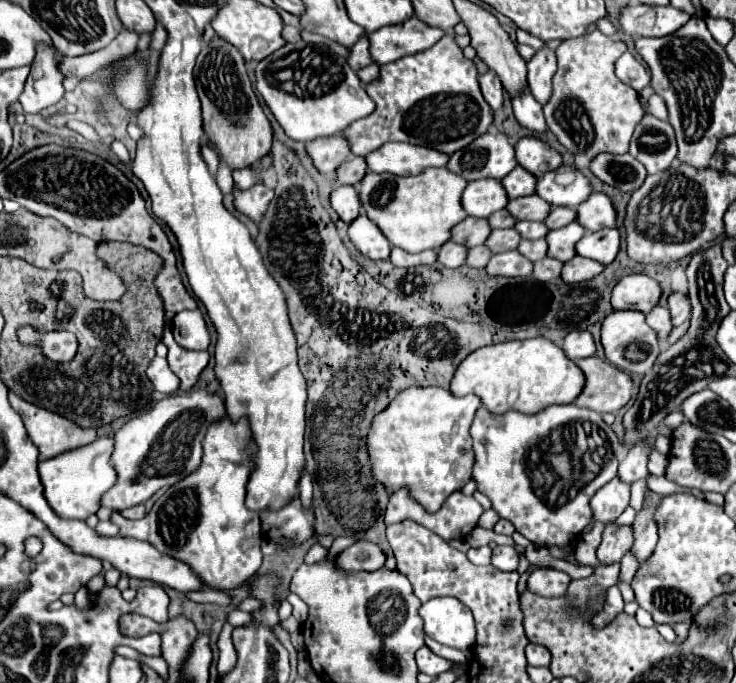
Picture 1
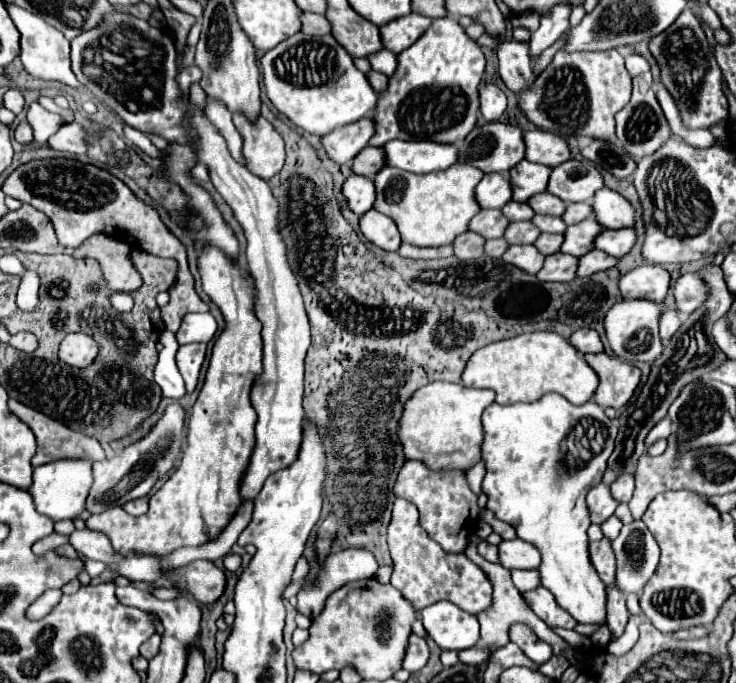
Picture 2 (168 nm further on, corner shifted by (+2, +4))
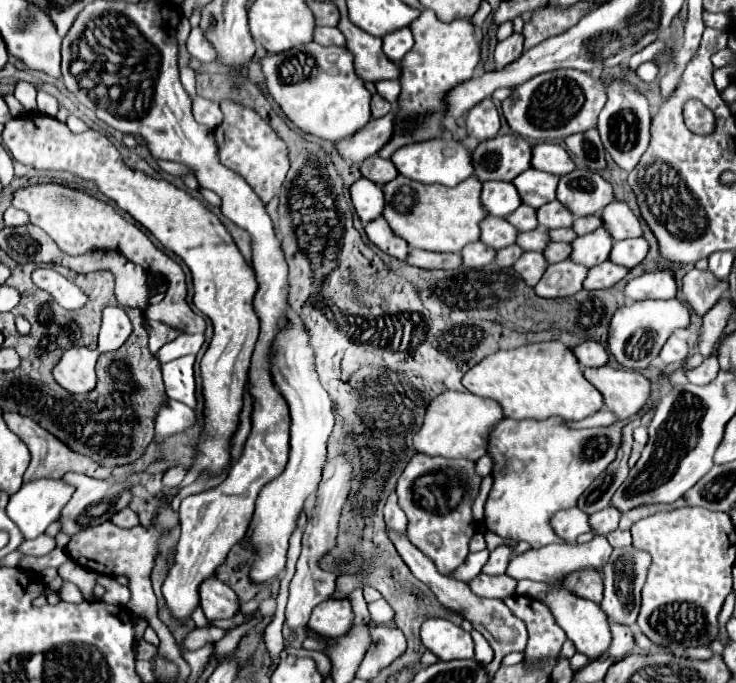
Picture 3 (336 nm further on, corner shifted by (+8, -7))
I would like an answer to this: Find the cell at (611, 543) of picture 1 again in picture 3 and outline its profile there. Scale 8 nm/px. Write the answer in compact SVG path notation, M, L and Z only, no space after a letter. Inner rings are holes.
M577 571L571 573L563 579L561 583L563 589L567 589L569 593L595 601L597 605L603 599L603 577L599 575L599 571Z

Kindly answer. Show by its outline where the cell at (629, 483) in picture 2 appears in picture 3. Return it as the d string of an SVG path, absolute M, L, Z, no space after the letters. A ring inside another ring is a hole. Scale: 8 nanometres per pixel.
M607 507L607 509L603 509L603 511L599 511L599 513L595 513L595 515L589 517L591 531L595 535L603 535L605 537L605 535L609 535L611 531L617 529L619 517L621 517L621 513L615 511L615 507Z

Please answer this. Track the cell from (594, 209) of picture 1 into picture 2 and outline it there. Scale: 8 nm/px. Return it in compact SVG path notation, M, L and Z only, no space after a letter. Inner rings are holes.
M601 188L593 196L593 216L603 228L633 226L633 206L617 192Z

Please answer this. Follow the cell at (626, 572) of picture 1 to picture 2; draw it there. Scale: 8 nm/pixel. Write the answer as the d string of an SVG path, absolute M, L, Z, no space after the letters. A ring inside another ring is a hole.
M617 584L607 586L607 626L613 632L613 638L623 634L623 628L629 620L629 612L625 606L625 592L617 588Z

